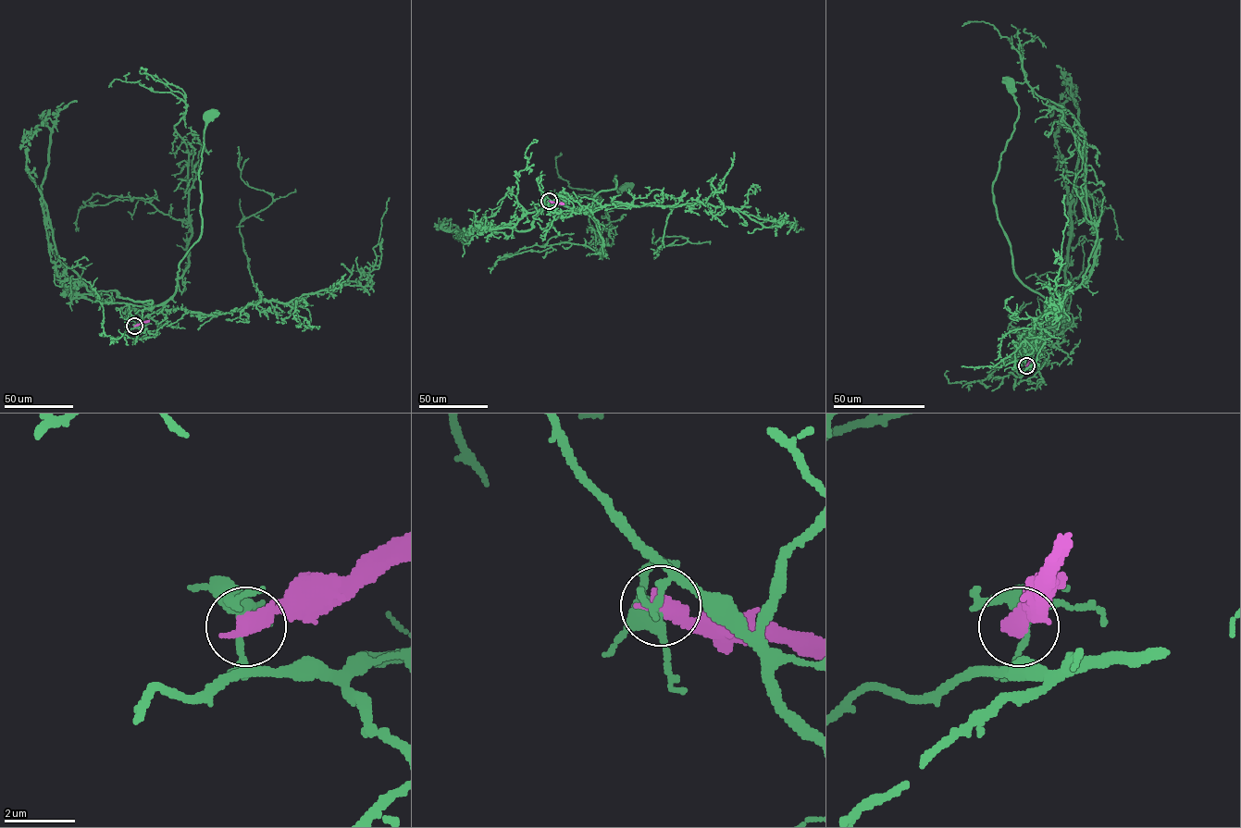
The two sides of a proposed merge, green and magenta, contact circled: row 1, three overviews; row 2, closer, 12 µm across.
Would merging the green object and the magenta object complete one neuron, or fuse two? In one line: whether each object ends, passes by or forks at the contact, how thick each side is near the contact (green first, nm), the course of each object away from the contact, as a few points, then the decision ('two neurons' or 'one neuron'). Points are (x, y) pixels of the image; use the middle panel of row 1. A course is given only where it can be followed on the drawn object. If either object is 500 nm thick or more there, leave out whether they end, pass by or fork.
280/500 nm | green via (549, 201), (563, 217), (574, 210), (592, 216), (593, 197), (615, 188), (615, 175), (618, 194), (626, 188) | magenta via (549, 201), (564, 204) | two neurons

